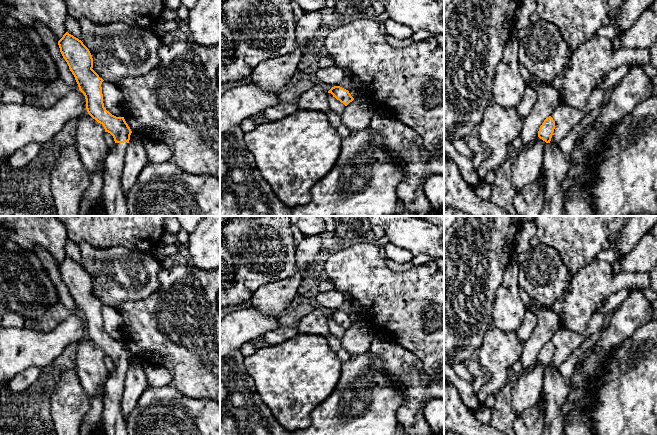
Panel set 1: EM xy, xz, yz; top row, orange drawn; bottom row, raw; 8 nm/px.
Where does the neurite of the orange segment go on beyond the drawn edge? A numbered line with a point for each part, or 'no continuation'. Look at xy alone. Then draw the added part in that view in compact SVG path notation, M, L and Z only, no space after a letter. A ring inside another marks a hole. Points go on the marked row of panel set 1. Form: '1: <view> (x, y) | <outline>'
1: xy (113, 199) | M127 142L115 143L104 161L102 205L107 216L128 216L126 197L121 184L127 145Z

